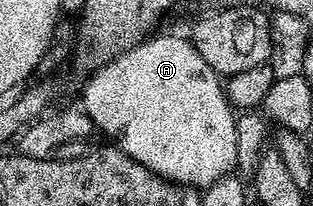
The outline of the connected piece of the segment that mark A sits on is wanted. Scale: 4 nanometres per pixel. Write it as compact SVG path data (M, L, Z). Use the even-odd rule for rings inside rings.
M153 35L114 57L87 77L82 111L94 122L97 133L109 136L134 162L142 162L163 180L203 190L229 175L236 163L236 116L228 103L221 77L198 54L191 39Z

